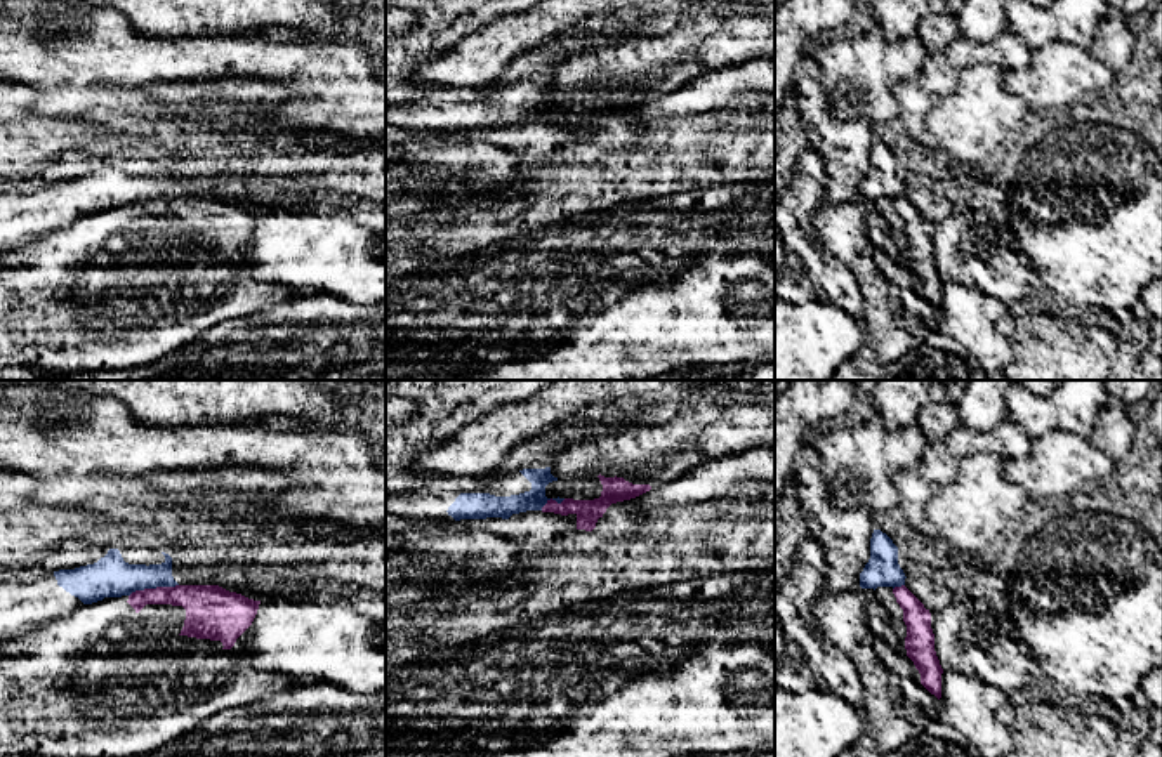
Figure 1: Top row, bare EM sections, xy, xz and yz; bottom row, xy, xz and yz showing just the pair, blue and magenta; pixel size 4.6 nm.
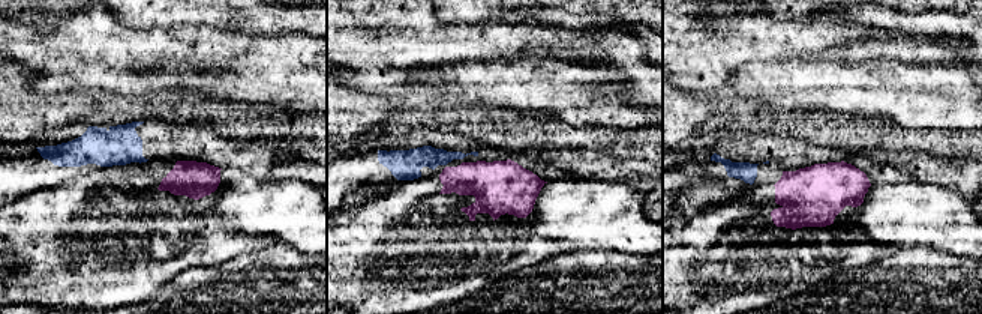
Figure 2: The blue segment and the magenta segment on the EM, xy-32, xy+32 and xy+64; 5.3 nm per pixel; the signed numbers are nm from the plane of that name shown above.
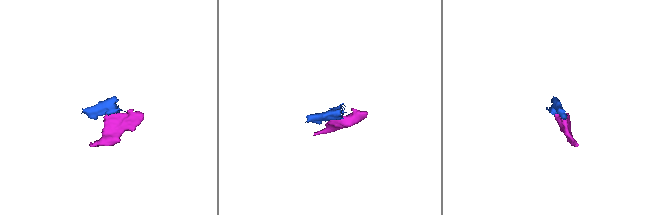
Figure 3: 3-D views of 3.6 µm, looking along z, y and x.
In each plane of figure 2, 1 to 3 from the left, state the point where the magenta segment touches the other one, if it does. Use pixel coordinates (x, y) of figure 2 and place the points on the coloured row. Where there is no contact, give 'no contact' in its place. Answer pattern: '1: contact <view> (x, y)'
1: no contact
2: no contact
3: no contact

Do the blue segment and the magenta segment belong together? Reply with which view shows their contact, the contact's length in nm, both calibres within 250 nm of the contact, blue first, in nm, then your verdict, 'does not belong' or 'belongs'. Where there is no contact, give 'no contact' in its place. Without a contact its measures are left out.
meets blue in xy; contact 240 nm long; 190 nm thick on the blue side, 180 nm on the other; does not belong

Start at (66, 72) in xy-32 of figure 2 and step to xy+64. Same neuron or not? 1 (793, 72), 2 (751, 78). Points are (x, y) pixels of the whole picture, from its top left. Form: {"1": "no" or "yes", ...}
{"1": "no", "2": "no"}

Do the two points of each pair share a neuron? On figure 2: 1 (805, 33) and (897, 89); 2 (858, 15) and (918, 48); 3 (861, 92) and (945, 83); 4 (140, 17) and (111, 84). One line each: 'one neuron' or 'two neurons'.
1: two neurons
2: one neuron
3: one neuron
4: two neurons

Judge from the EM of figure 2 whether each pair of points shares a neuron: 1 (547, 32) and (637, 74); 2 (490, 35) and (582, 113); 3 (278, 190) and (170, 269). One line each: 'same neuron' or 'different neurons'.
1: same neuron
2: different neurons
3: different neurons

